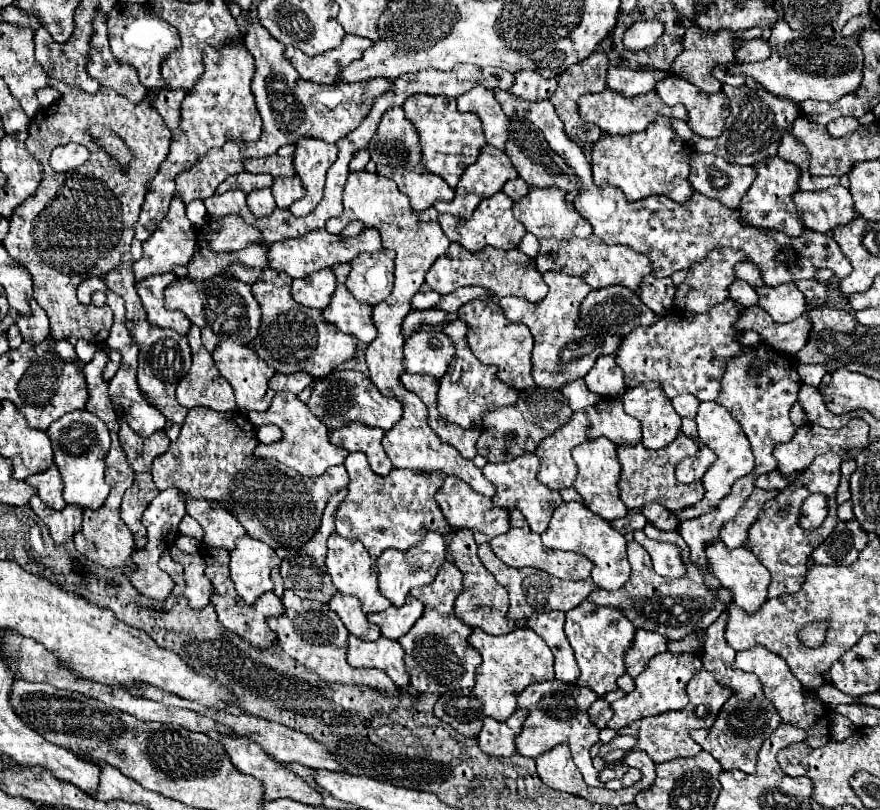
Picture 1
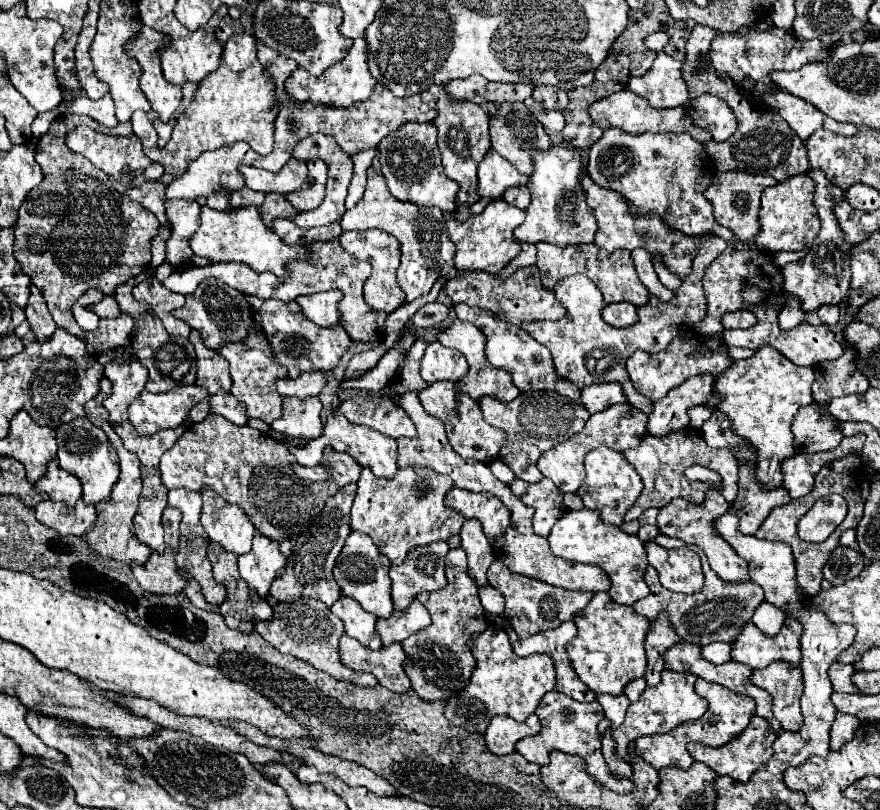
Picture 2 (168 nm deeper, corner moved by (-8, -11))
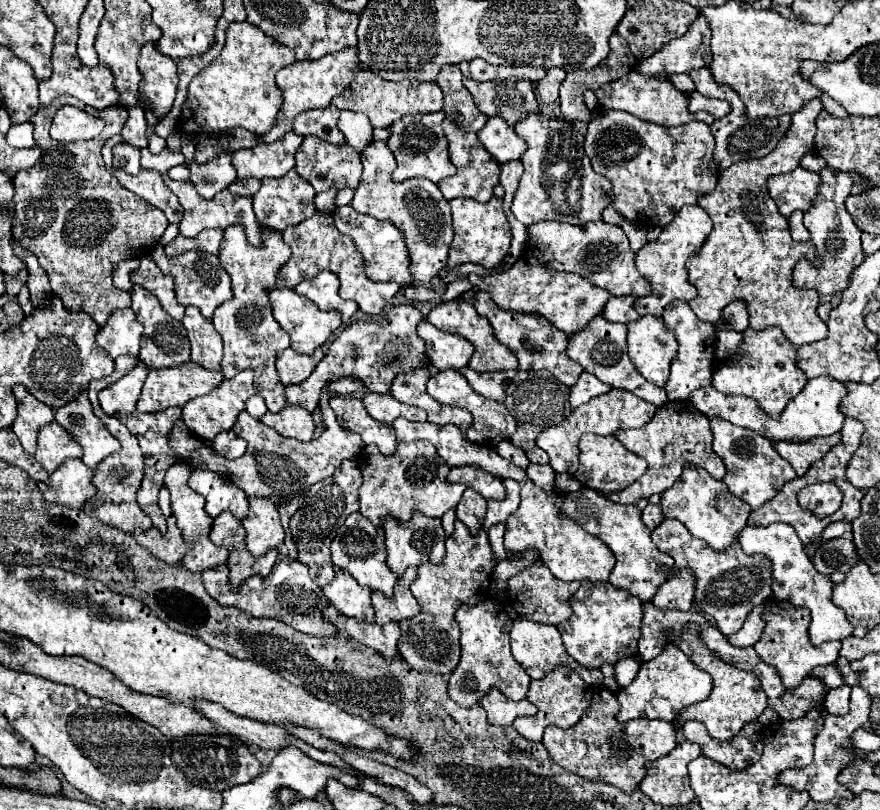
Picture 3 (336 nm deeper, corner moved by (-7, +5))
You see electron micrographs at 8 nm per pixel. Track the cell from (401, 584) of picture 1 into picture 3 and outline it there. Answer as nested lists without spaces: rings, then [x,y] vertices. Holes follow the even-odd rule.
[[[416,512],[416,516],[412,516],[412,520],[408,520],[406,524],[400,524],[396,518],[386,516],[382,528],[386,532],[388,568],[398,576],[402,576],[408,566],[420,566],[424,562],[440,564],[440,560],[446,554],[446,550],[444,550],[446,534],[444,534],[440,520],[432,520],[430,516],[420,516],[420,512]]]

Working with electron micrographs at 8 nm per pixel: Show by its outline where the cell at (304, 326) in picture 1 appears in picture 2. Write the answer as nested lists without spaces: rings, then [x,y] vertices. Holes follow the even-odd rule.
[[[263,300],[261,308],[257,310],[259,322],[263,326],[263,332],[271,344],[271,352],[273,352],[273,360],[281,366],[285,366],[289,370],[291,378],[301,376],[301,372],[331,372],[341,356],[349,350],[351,346],[351,338],[347,336],[347,332],[337,324],[333,328],[319,328],[313,322],[309,322],[299,304],[293,302],[283,302],[283,300]]]

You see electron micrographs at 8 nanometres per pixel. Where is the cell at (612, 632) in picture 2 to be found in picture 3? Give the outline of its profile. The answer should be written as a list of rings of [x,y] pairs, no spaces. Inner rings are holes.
[[[584,580],[574,592],[570,606],[572,616],[564,624],[558,624],[558,630],[568,654],[576,662],[586,668],[600,668],[604,662],[614,664],[622,658],[638,656],[642,602],[636,596],[614,588],[612,584],[590,584]]]

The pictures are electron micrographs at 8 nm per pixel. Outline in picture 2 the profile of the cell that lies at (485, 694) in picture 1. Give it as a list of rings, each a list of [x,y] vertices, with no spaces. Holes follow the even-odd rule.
[[[489,626],[485,632],[475,636],[471,642],[471,652],[477,660],[471,682],[461,694],[449,698],[445,706],[445,718],[455,726],[465,728],[467,732],[483,734],[489,720],[497,714],[511,716],[517,722],[525,722],[527,716],[531,716],[539,706],[543,694],[555,688],[557,674],[553,668],[553,660],[549,660],[549,654],[525,658],[517,656],[511,642],[507,640],[507,634],[499,628]]]

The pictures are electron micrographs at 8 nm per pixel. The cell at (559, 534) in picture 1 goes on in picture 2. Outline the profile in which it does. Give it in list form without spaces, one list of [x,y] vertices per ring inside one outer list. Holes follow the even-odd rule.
[[[583,508],[583,510],[569,510],[565,516],[553,526],[549,534],[549,546],[551,552],[559,558],[573,560],[573,562],[583,562],[583,564],[593,564],[599,566],[611,580],[609,596],[619,602],[631,606],[633,602],[641,600],[647,596],[649,588],[643,580],[643,570],[649,564],[645,546],[637,536],[625,534],[617,526],[607,526],[599,522],[599,514],[595,510]]]

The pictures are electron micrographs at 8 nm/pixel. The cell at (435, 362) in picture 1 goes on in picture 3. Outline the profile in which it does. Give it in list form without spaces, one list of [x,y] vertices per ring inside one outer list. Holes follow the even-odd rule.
[[[426,318],[420,322],[418,328],[420,338],[424,338],[428,348],[428,358],[436,370],[460,370],[468,366],[474,346],[460,334],[448,334],[432,326]]]

